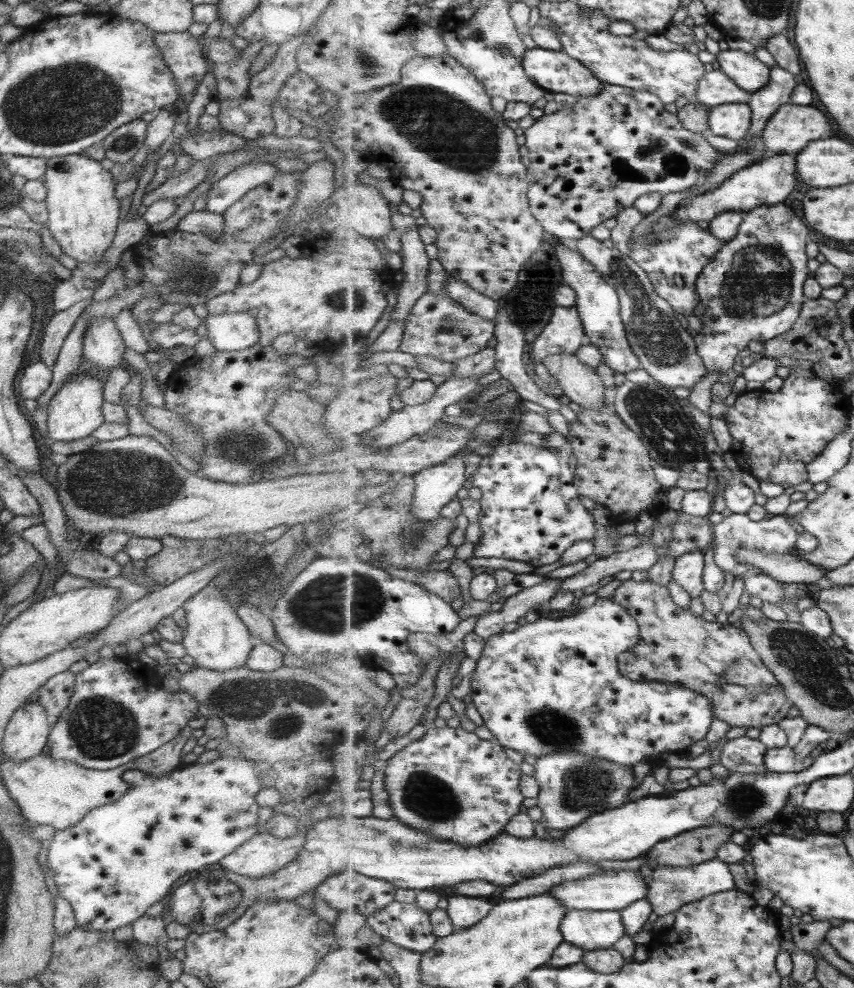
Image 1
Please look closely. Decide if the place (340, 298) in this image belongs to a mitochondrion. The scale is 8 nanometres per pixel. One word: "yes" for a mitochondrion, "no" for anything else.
yes

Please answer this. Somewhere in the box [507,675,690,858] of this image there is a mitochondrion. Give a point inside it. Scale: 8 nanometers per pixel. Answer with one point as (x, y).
(585, 787)

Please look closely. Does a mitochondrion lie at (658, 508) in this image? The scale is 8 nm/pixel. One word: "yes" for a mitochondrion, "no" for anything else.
no

